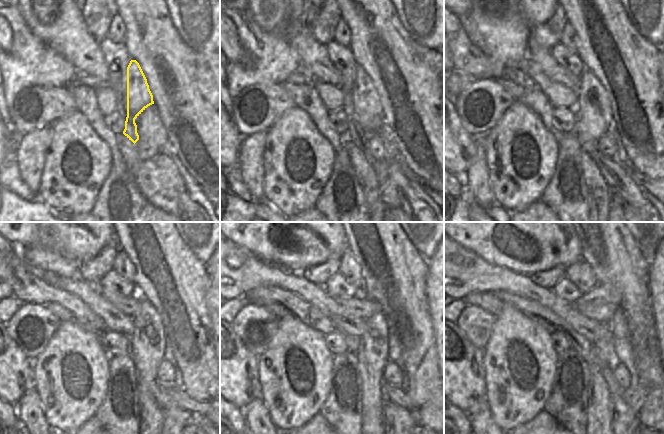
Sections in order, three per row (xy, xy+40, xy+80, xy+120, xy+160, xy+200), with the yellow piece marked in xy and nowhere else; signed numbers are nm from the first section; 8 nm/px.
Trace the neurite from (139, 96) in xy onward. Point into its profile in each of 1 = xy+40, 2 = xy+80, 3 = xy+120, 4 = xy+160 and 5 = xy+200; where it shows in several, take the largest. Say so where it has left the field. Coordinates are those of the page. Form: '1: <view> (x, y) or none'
1: xy+40 (366, 118)
2: xy+80 (593, 113)
3: xy+120 (147, 341)
4: xy+160 (373, 354)
5: xy+200 (599, 405)

